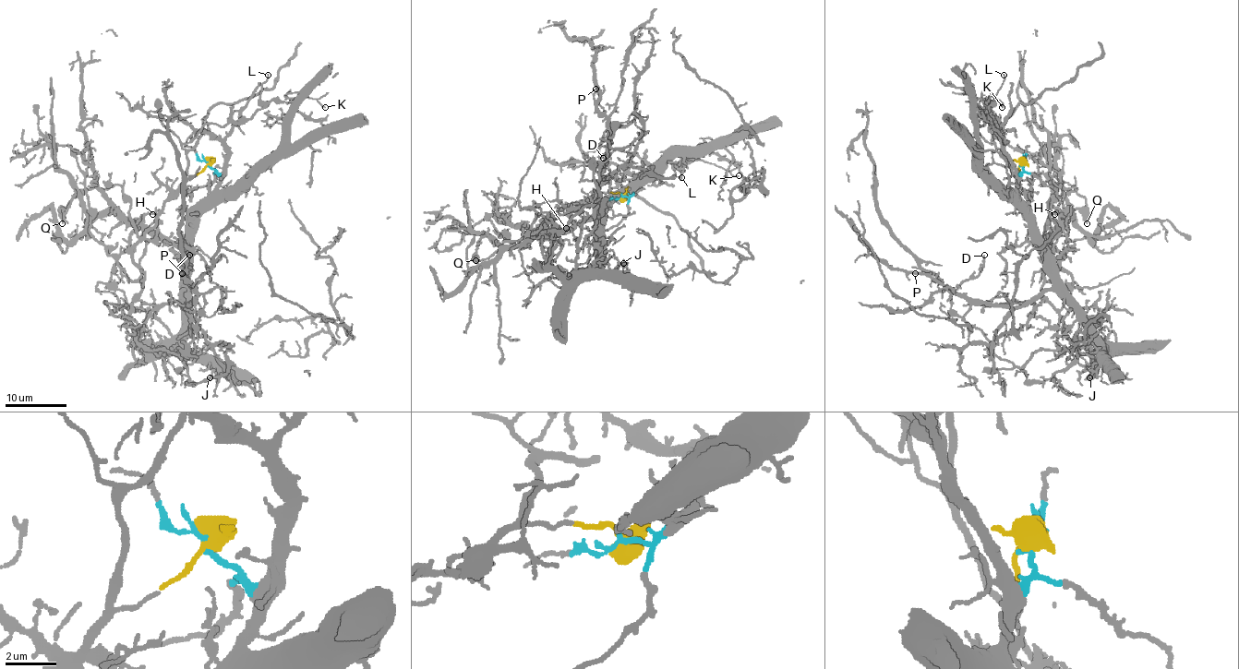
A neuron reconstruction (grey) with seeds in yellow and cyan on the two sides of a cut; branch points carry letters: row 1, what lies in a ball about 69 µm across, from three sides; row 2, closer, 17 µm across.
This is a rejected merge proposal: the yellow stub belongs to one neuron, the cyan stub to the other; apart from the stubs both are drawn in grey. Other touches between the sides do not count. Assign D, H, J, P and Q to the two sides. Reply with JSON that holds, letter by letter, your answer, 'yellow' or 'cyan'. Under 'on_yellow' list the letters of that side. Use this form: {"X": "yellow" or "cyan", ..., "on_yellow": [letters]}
{"D": "cyan", "H": "cyan", "J": "cyan", "P": "cyan", "Q": "yellow", "on_yellow": ["Q"]}

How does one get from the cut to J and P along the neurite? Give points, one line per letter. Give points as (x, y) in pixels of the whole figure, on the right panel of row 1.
J: (1023, 163), (1017, 179), (1018, 202), (1029, 217), (1043, 269), (1094, 344), (1099, 366), (1089, 376)
P: (1023, 163), (1018, 203), (1029, 217), (1051, 288), (1017, 306), (991, 304), (953, 293), (932, 274), (914, 274)

